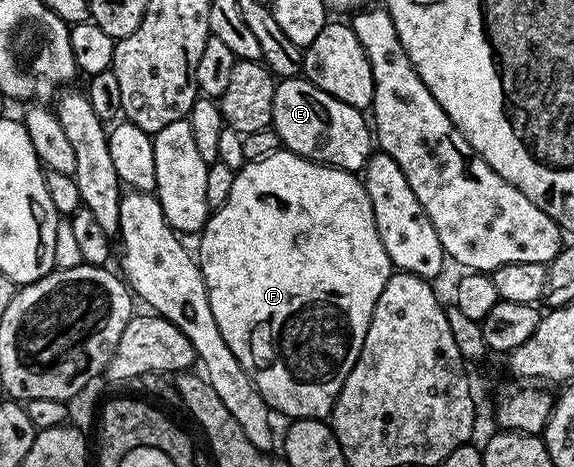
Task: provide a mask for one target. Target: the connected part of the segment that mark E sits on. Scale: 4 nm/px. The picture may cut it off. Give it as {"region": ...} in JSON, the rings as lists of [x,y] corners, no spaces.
{"region":[[[302,75],[282,78],[276,84],[271,125],[286,152],[296,153],[298,157],[304,157],[307,161],[317,161],[321,165],[334,165],[337,169],[359,171],[366,166],[373,152],[373,129],[368,118],[360,110],[349,107],[349,103],[333,99],[333,95],[321,91],[321,87],[317,87]]]}

